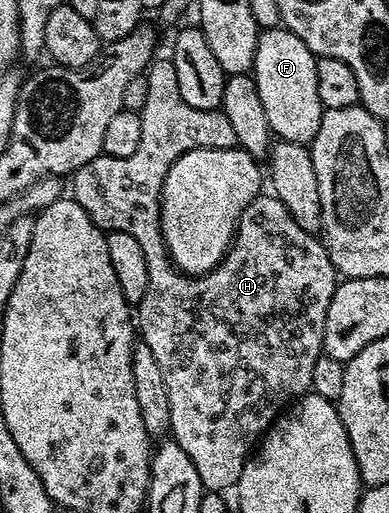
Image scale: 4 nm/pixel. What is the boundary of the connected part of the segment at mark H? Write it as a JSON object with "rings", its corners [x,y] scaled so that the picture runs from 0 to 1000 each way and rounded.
{"rings":[[[409,109],[378,131],[378,154],[383,156],[383,179],[373,193],[373,211],[362,216],[362,283],[352,287],[352,296],[342,304],[319,308],[280,308],[257,304],[229,312],[206,331],[193,333],[177,347],[177,378],[193,388],[219,413],[267,452],[298,448],[301,452],[332,452],[352,476],[362,476],[362,485],[373,491],[373,515],[383,520],[383,561],[373,569],[373,585],[362,585],[352,598],[352,651],[373,671],[383,671],[404,710],[414,715],[414,725],[424,731],[424,756],[434,764],[434,803],[440,805],[437,852],[465,873],[476,873],[476,889],[496,897],[496,912],[506,912],[506,928],[517,928],[517,943],[532,959],[584,959],[584,953],[612,949],[614,930],[630,912],[638,893],[668,867],[671,856],[694,838],[699,823],[730,805],[733,795],[748,786],[776,776],[781,768],[799,760],[805,741],[805,710],[815,710],[820,692],[830,688],[830,657],[835,655],[835,616],[846,608],[846,585],[856,585],[856,569],[866,556],[866,536],[861,517],[846,507],[846,491],[828,470],[807,456],[789,456],[784,444],[763,439],[763,429],[743,421],[743,405],[722,398],[722,390],[704,382],[668,382],[620,413],[614,444],[604,452],[604,468],[586,483],[581,499],[540,526],[535,534],[494,538],[470,532],[450,520],[429,491],[429,478],[414,452],[414,382],[419,380],[419,361],[424,343],[434,343],[434,327],[476,296],[488,292],[589,292],[607,283],[599,265],[599,248],[589,244],[589,234],[568,226],[563,214],[499,214],[465,195],[465,172],[455,172],[455,133],[437,111]]]}

